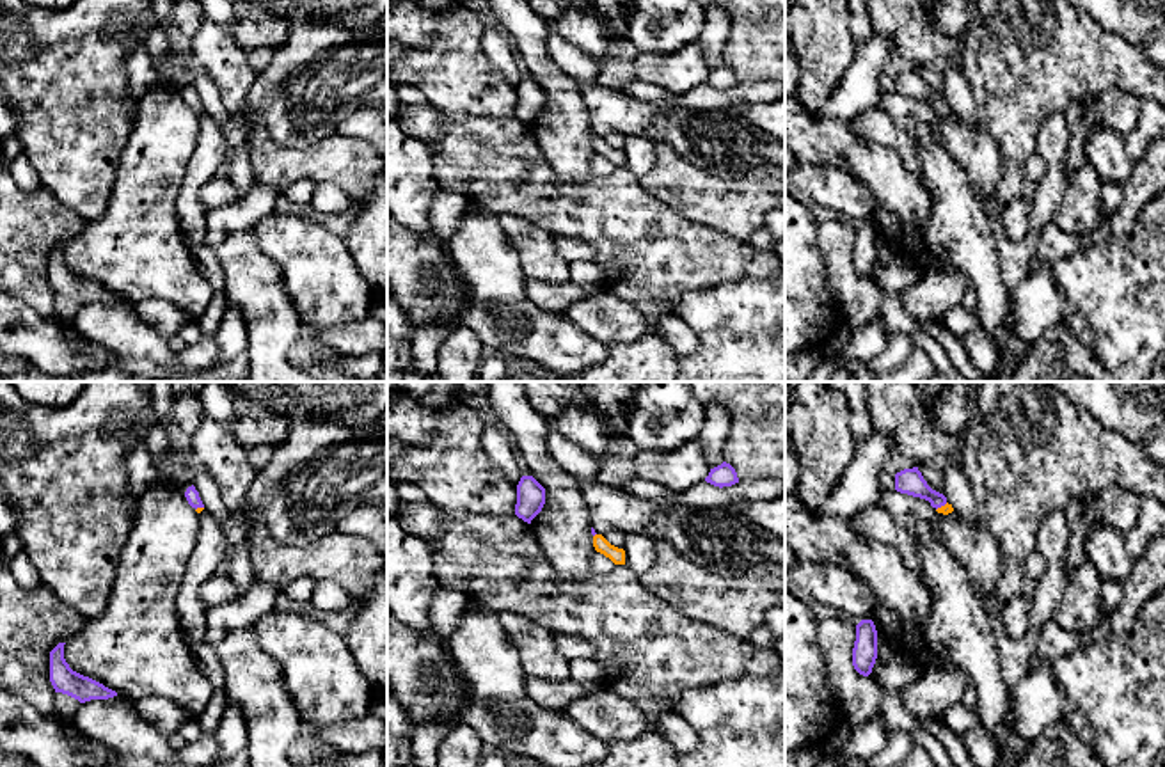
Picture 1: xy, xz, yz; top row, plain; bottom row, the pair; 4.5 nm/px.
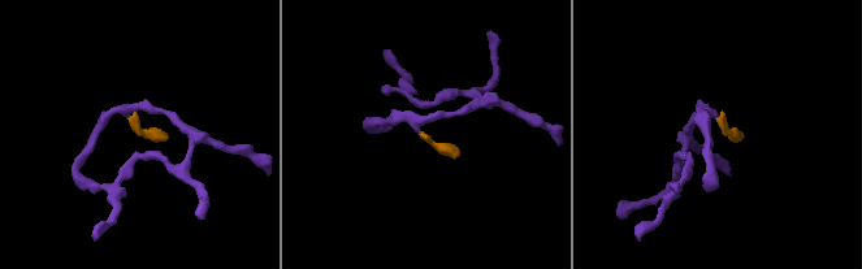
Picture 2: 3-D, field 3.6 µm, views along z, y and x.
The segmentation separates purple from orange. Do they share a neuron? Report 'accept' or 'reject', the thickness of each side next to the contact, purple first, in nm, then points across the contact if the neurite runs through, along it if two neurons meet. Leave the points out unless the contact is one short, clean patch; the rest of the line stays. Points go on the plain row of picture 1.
accept; calibres 120 and 50 nm; way yz (910, 84), (942, 107), (947, 110)

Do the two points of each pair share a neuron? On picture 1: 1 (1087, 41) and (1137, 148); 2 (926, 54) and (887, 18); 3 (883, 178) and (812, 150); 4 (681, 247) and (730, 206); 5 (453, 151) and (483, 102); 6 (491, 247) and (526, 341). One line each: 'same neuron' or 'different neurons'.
1: different neurons
2: same neuron
3: same neuron
4: different neurons
5: different neurons
6: same neuron

